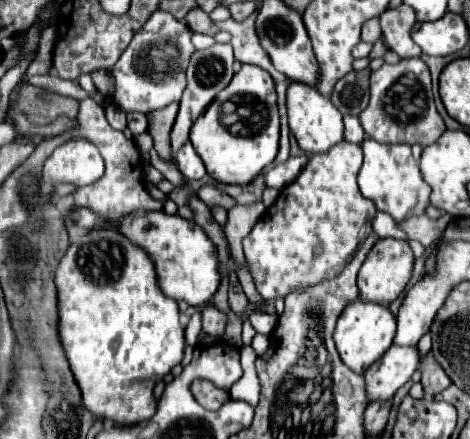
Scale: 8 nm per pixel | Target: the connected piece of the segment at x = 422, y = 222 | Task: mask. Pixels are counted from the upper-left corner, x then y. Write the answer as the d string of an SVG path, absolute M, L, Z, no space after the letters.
M443 214L439 220L431 220L427 216L419 216L419 218L409 218L409 220L401 222L399 226L409 234L411 240L421 242L423 246L431 246L433 242L437 242L437 240L443 238L441 226L443 226L443 232L445 232L445 228L447 228L447 224L451 220L453 218L449 214Z

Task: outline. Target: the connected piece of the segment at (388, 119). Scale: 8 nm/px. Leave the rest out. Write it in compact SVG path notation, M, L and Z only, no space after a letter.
M407 58L399 64L383 64L371 74L371 100L369 106L359 114L365 134L381 144L419 144L431 146L443 132L445 122L439 116L433 92L431 74L421 58Z

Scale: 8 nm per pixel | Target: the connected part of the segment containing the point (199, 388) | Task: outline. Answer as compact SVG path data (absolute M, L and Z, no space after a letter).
M197 380L197 384L193 384L191 390L197 396L197 402L201 406L207 406L207 404L223 404L229 398L229 392L227 390L219 390L211 382L203 382L203 380Z

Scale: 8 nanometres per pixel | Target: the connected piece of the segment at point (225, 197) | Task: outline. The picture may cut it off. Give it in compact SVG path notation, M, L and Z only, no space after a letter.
M203 186L203 188L199 190L197 196L199 196L199 198L201 198L209 208L211 208L211 206L221 206L221 208L229 210L229 208L233 208L233 206L237 204L229 194L221 192L221 190L213 188L213 186Z

